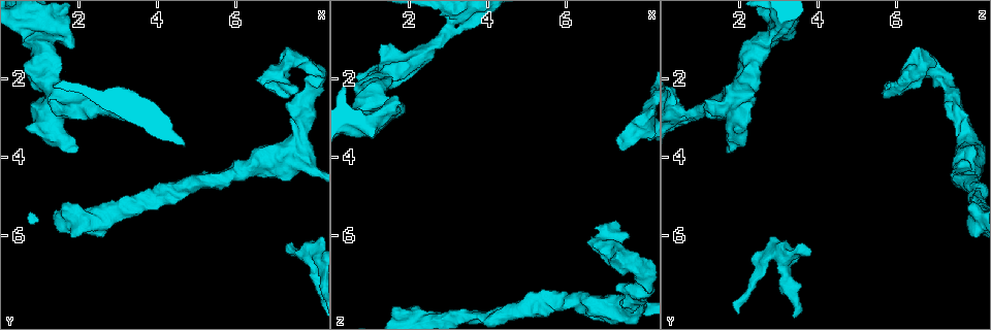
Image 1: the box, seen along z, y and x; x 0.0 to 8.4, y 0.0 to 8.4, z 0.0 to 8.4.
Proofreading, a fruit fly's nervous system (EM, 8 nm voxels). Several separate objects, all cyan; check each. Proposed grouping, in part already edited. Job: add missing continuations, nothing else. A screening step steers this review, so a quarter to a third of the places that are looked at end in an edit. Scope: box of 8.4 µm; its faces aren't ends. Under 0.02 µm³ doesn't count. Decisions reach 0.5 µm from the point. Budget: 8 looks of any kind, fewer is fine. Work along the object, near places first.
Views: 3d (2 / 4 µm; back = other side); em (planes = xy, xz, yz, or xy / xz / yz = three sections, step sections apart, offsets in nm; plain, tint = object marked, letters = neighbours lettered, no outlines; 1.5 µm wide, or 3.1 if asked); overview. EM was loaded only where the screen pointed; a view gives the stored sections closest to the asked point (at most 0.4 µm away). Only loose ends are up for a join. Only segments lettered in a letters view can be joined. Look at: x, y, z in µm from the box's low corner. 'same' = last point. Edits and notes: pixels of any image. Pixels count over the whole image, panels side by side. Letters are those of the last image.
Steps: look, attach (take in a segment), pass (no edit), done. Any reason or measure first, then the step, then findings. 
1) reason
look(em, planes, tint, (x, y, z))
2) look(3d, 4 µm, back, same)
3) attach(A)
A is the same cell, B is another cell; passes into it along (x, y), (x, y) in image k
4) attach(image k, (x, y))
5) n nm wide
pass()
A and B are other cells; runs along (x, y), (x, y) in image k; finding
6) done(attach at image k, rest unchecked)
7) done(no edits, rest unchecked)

an open end
look(em, planes, letters, (7.30, 6.20, 3.45))

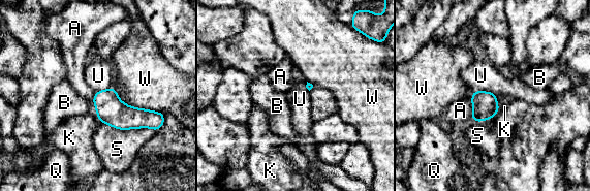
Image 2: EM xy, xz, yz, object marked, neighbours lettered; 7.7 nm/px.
pass()
A, B, K, Q, S, U and W are other cells; border along (118, 96), (132, 106), (162, 113) in image 2; no lettered segment goes on from it

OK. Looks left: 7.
branch stops here
look(em, xz, step 4, tint, (7.30, 2.40, 5.70))

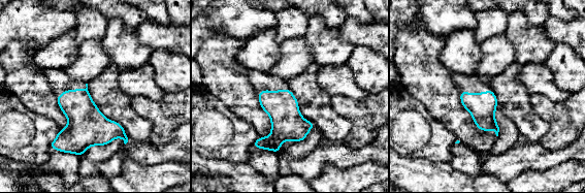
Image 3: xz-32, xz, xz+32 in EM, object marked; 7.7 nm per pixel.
look(em, planes, letters, same)

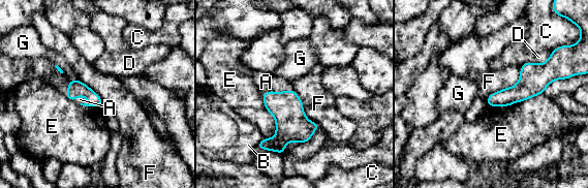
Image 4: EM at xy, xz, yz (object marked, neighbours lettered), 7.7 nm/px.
attach(A)
A is the same cell, B, C, D, E, F and G are other cells; passes into it along (75, 88), (84, 96), (80, 99) in image 4; the neuron continues

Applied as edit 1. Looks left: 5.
see it whole again
look(overview)

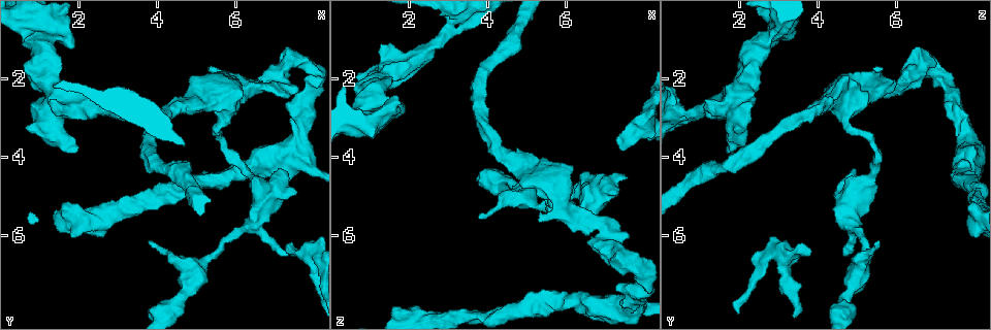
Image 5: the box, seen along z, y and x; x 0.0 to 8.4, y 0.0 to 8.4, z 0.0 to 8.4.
thick end
look(em, xz, step 4, tint, (1.90, 3.90, 1.70))

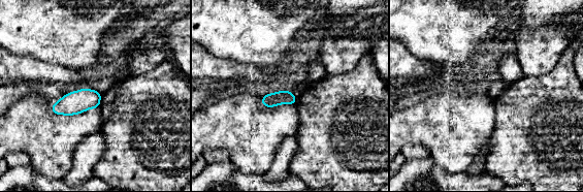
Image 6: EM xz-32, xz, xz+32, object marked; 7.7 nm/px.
look(em, planes, tint, same)

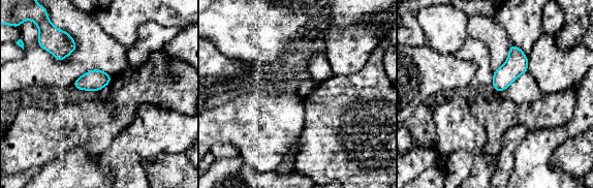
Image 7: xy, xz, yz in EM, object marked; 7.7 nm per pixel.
look(em, planes, letters, same)

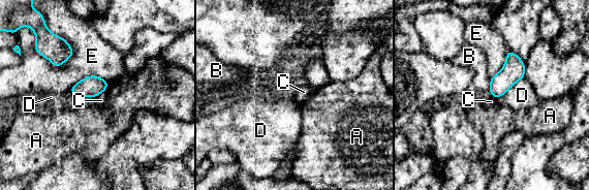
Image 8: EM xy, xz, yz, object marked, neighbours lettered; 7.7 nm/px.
D touches over 280 nm
pass()
A, B, C, D and E are other cells; border along (104, 91), (95, 98) in image 8; none of them fits

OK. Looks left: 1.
done(attach at image 4, rest unchecked)

